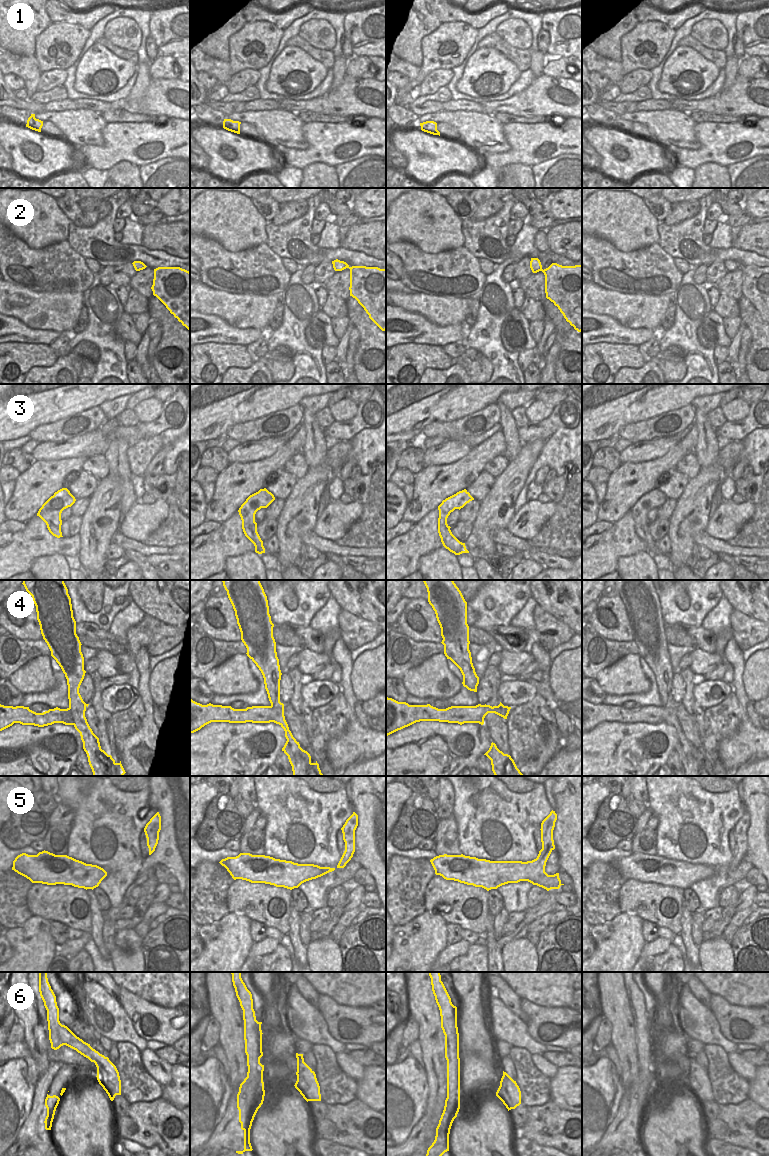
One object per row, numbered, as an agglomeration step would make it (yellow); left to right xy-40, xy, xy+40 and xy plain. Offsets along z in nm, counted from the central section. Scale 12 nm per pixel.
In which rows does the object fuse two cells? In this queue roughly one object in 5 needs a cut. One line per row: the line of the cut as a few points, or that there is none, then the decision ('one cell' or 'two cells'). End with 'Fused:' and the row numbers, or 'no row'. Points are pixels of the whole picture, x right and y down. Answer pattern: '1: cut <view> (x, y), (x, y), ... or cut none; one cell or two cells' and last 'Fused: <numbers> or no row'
1: cut none; one cell
2: cut none; one cell
3: cut none; one cell
4: cut xy-40 (69, 707), (72, 713), (73, 724); two cells
5: cut none; one cell
6: cut none; one cell
Fused: 4

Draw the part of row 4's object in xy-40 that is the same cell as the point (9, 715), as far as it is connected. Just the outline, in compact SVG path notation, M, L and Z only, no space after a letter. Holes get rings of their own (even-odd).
M0 704L0 731L12 726L14 723L44 727L54 723L73 725L70 708L58 707L43 713L36 713L24 706L4 706Z

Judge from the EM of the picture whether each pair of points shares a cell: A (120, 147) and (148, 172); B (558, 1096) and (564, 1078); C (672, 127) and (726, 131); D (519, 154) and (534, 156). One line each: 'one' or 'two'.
A: two
B: one
C: two
D: one

